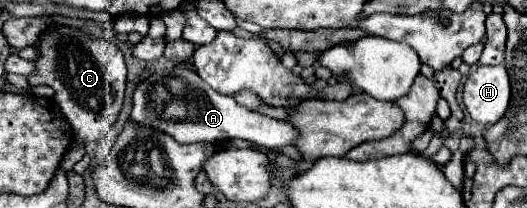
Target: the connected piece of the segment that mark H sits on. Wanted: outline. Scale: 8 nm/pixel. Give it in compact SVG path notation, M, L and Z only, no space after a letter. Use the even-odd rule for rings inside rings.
M505 65L497 67L477 67L473 75L469 73L465 81L463 101L465 109L481 125L497 123L511 99L511 83Z

